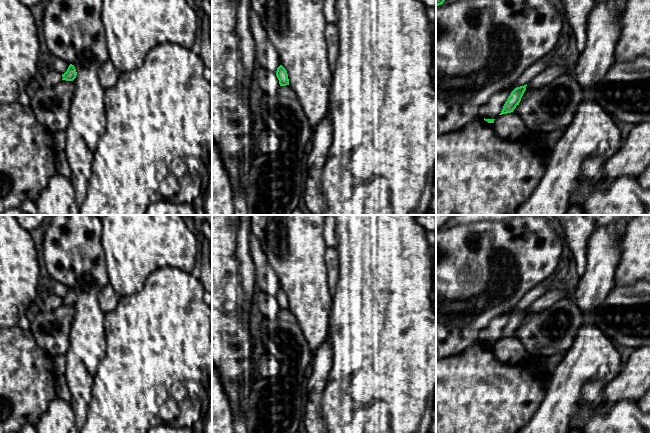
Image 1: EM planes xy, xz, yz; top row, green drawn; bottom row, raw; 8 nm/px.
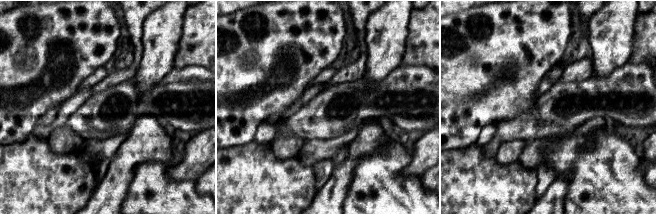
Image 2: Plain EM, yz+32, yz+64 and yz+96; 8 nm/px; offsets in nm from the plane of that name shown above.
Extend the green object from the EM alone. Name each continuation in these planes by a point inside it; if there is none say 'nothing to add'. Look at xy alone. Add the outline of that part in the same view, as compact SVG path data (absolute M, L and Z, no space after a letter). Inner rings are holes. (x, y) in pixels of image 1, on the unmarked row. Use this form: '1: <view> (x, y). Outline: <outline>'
nothing to add

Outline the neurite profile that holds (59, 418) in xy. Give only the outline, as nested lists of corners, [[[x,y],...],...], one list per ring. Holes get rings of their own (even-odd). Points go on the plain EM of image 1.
[[[58,395],[35,425],[37,433],[79,433],[71,405]]]

